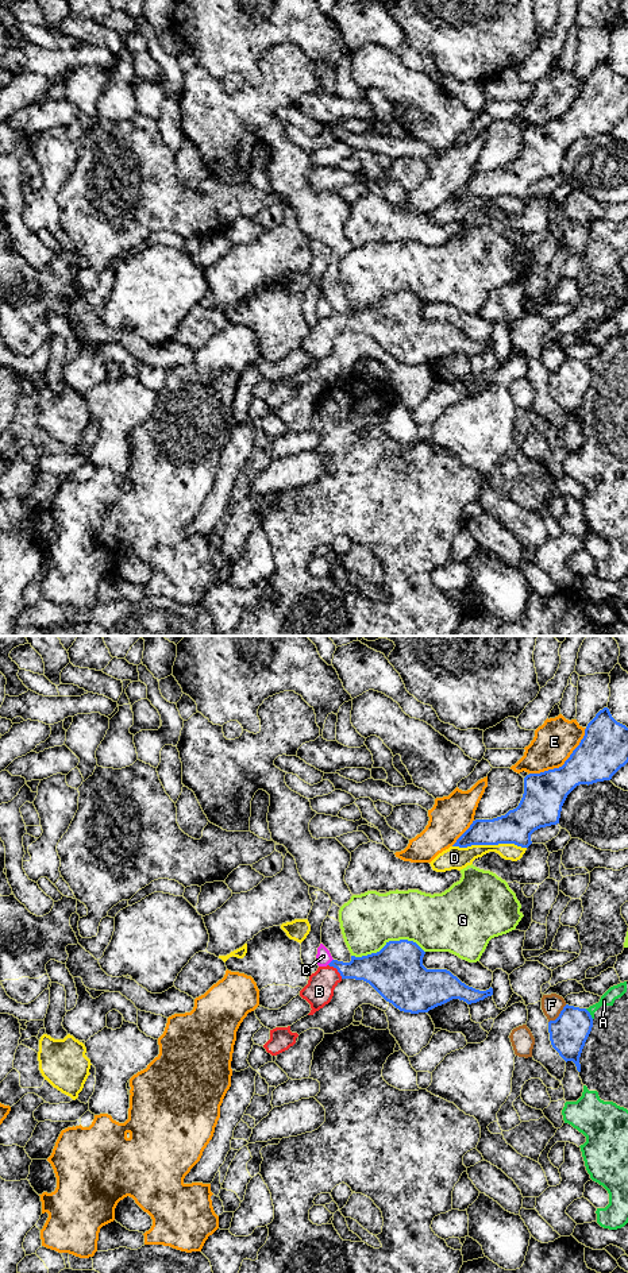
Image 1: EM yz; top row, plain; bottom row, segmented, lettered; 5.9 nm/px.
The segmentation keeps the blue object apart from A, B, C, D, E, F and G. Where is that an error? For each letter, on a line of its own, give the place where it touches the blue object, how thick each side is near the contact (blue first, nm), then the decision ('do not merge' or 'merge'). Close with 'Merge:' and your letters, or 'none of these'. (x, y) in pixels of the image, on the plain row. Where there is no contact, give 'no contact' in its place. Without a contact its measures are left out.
A: yz (589, 366) | 220/80 nm | do not merge
B: yz (336, 320) | 200/170 nm | merge
C: yz (331, 313) | 170/90 nm | do not merge
D: yz (489, 196) | 200/140 nm | do not merge
E: yz (565, 115) | 280/240 nm | do not merge
F: yz (559, 367) | 220/130 nm | do not merge
G: yz (389, 293) | 320/340 nm | do not merge
Merge: B

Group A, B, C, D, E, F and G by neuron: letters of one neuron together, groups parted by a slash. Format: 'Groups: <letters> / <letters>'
Groups: A / B / C / D / E / F / G

